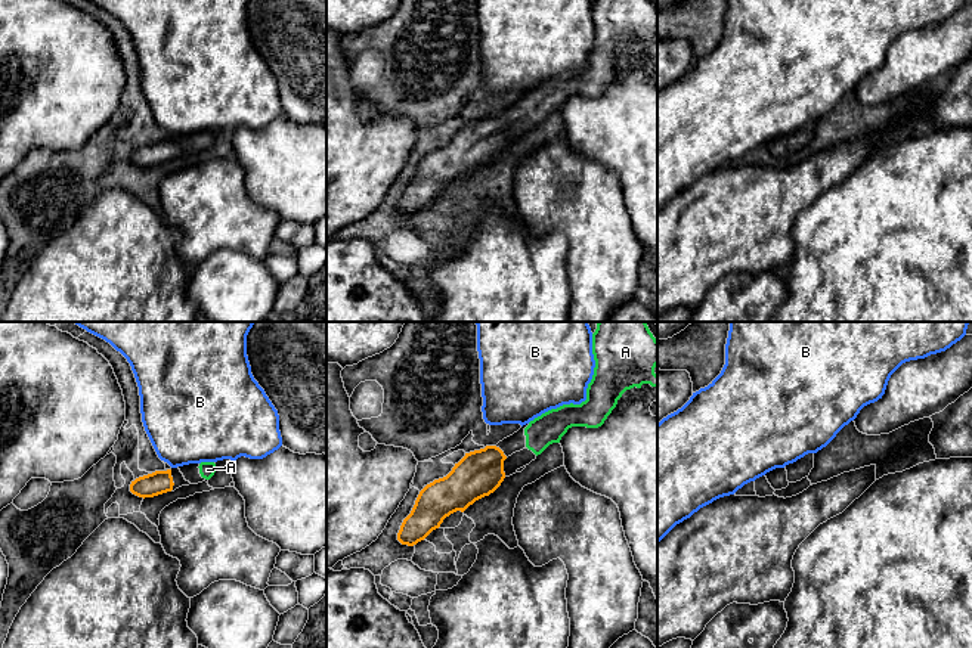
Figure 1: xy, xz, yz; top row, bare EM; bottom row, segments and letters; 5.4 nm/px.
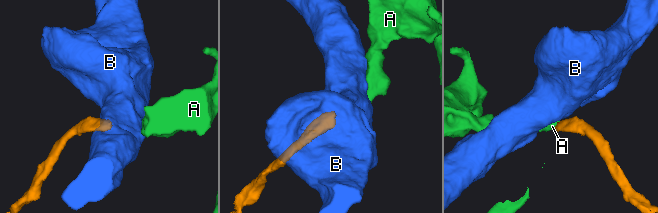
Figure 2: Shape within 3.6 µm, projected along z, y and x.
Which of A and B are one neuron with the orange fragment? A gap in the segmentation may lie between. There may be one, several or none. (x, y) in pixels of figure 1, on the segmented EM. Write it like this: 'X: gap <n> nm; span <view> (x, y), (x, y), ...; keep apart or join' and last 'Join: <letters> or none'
A: gap 130 nm; span xz (505, 456), (526, 446); join
B: gap 20 nm; span xy (170, 470), (172, 467); keep apart
Join: A

